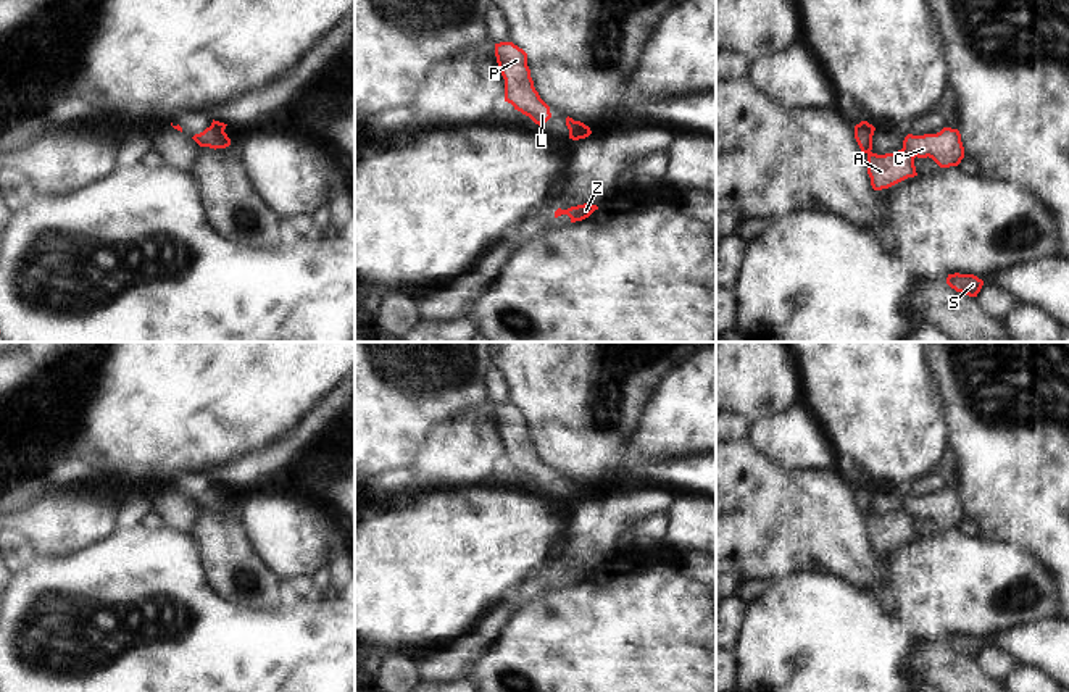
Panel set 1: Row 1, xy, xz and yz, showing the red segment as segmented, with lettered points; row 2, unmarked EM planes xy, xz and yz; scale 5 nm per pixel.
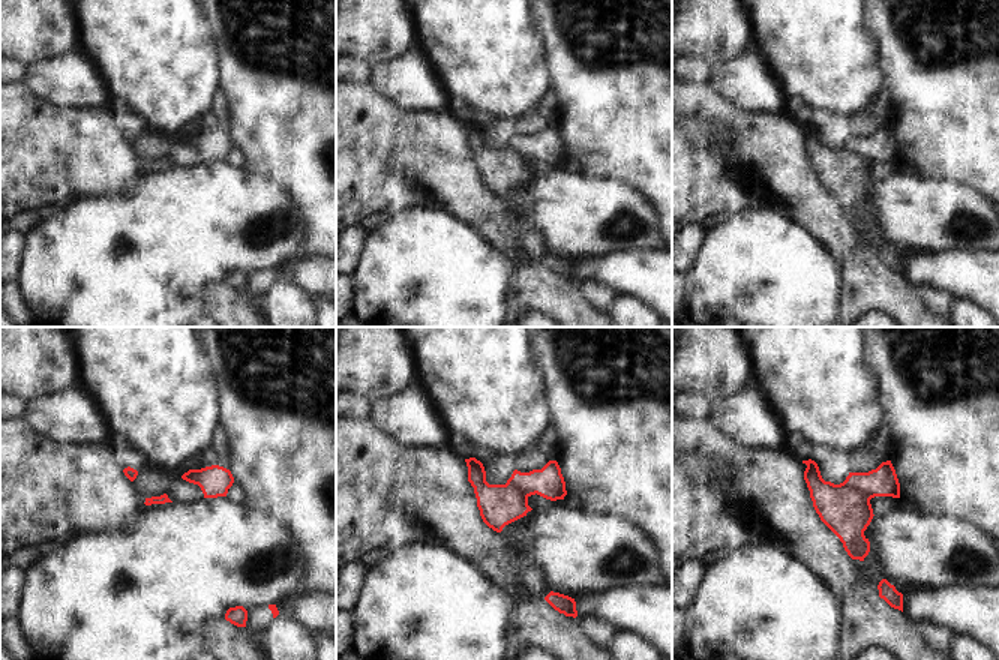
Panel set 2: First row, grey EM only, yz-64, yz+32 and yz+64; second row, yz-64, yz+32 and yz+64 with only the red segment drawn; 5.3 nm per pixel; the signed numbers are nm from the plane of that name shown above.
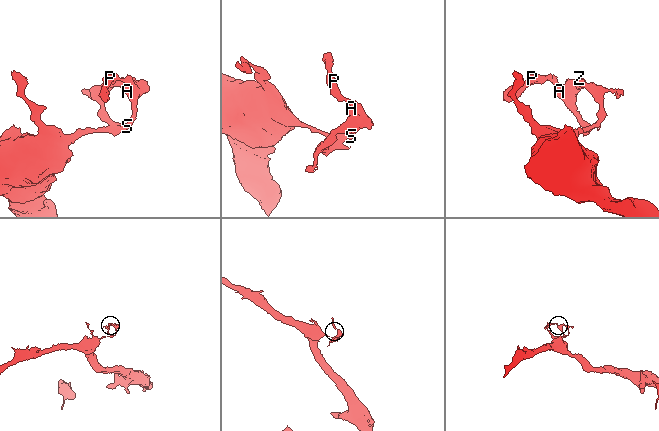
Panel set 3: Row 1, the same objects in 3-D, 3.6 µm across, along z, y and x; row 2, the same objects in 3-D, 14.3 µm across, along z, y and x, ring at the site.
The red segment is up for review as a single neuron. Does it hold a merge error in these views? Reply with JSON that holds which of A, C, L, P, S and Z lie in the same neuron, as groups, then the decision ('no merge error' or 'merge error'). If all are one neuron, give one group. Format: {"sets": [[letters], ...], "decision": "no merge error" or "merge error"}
{"sets": [["A", "C", "L", "P", "S", "Z"]], "decision": "no merge error"}

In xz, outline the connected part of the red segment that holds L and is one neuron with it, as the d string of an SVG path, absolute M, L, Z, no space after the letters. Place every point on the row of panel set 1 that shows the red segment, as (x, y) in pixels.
M513 42L495 44L498 69L505 79L505 102L543 126L550 118L550 106L540 98L527 66L527 53Z

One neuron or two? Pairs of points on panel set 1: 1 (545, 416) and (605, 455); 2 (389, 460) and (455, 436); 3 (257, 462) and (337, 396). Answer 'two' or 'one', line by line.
1: one
2: two
3: one

